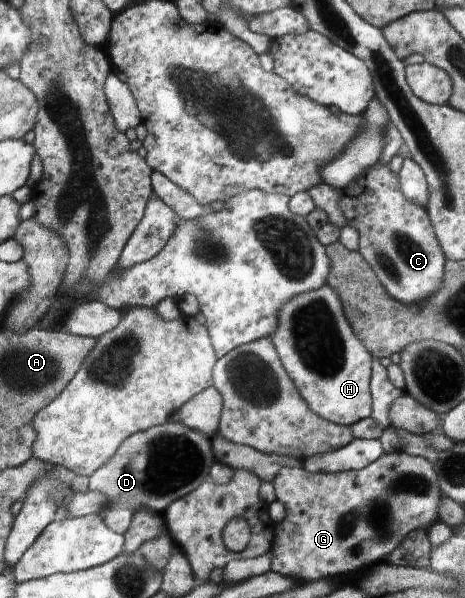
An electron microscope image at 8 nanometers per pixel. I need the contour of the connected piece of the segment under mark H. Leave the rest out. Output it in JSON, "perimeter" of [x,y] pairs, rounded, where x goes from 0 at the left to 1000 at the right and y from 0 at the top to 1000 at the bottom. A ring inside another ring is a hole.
{"perimeter":[[[703,475],[671,488],[641,493],[619,503],[604,517],[596,550],[578,565],[600,589],[613,620],[645,652],[645,659],[682,694],[723,709],[755,712],[774,701],[794,697],[800,689],[796,659],[796,627],[800,595],[794,594],[781,570],[746,540],[731,497],[714,478]]]}

